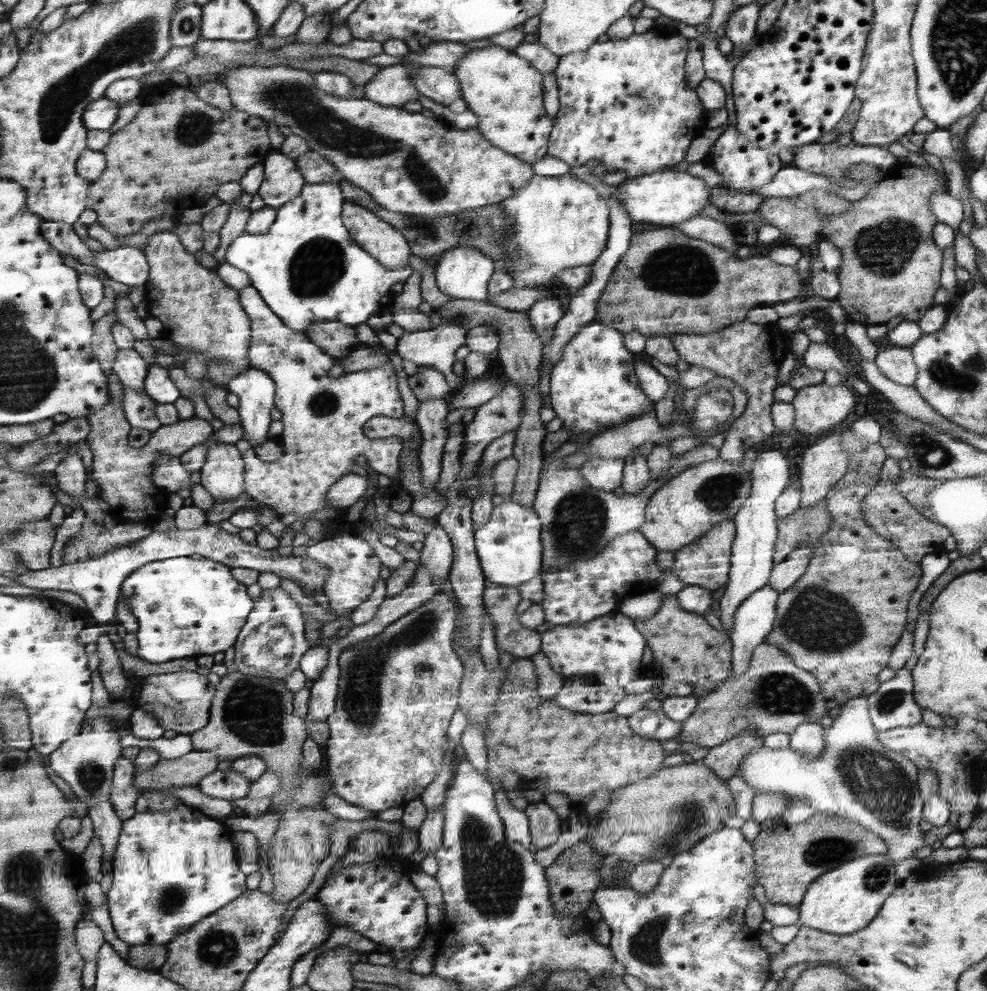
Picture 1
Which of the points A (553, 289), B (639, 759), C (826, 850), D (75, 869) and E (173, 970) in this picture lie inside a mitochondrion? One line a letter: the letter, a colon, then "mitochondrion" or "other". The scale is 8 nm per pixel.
A: other
B: other
C: mitochondrion
D: other
E: other

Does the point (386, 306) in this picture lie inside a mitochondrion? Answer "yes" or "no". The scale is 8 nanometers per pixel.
no

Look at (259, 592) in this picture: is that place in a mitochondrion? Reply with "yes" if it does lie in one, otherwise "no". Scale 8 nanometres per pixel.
no

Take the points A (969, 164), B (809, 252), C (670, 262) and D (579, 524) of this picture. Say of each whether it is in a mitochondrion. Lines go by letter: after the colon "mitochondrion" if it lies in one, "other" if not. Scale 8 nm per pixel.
A: other
B: other
C: mitochondrion
D: mitochondrion

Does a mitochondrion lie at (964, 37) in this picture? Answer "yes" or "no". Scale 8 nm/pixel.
yes

